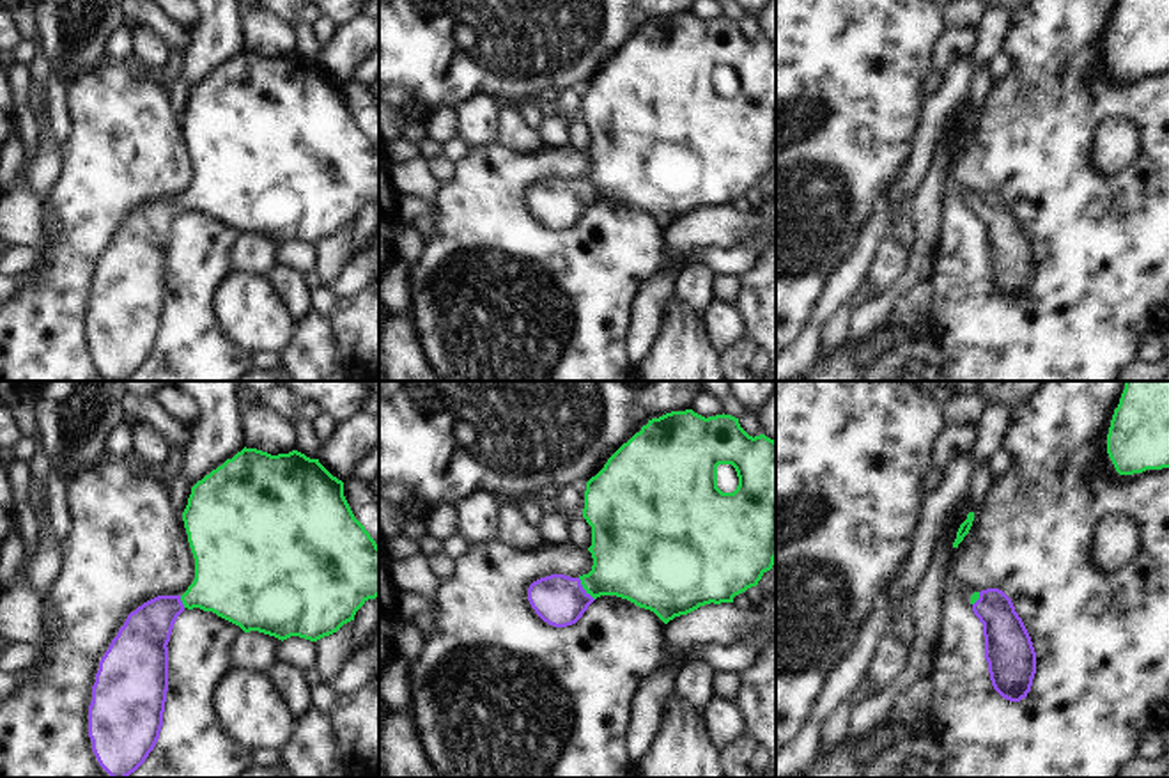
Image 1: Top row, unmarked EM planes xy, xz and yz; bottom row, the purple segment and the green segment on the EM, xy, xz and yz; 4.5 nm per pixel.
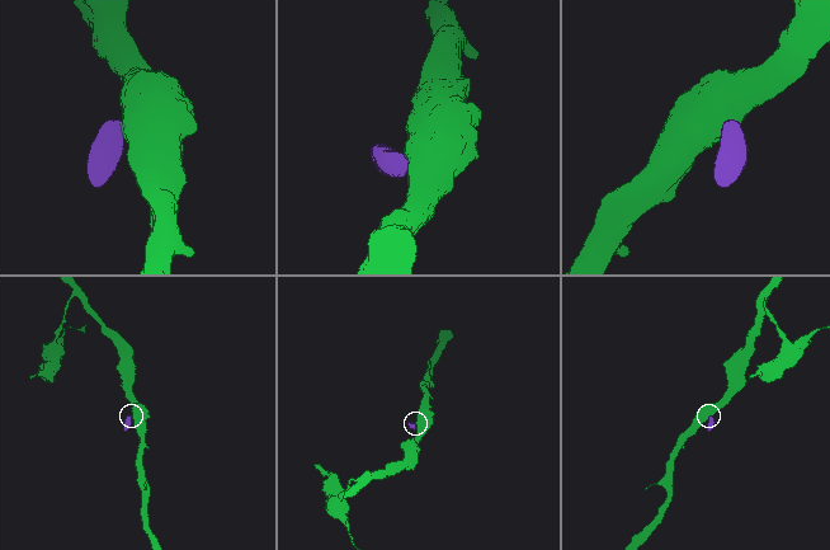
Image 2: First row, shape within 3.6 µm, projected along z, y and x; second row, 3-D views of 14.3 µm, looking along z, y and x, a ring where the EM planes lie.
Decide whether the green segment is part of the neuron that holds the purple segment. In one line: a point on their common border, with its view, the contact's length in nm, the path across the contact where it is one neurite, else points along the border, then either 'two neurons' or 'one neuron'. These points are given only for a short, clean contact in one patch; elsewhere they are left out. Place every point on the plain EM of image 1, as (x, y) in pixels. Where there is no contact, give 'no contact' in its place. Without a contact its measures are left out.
contact xz (583, 192); length 130 nm; way xz (558, 202), (571, 201), (583, 192), (606, 181), (629, 162); one neuron

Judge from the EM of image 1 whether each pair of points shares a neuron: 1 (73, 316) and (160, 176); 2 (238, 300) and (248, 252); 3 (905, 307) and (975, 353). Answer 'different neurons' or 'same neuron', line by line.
1: same neuron
2: different neurons
3: different neurons

